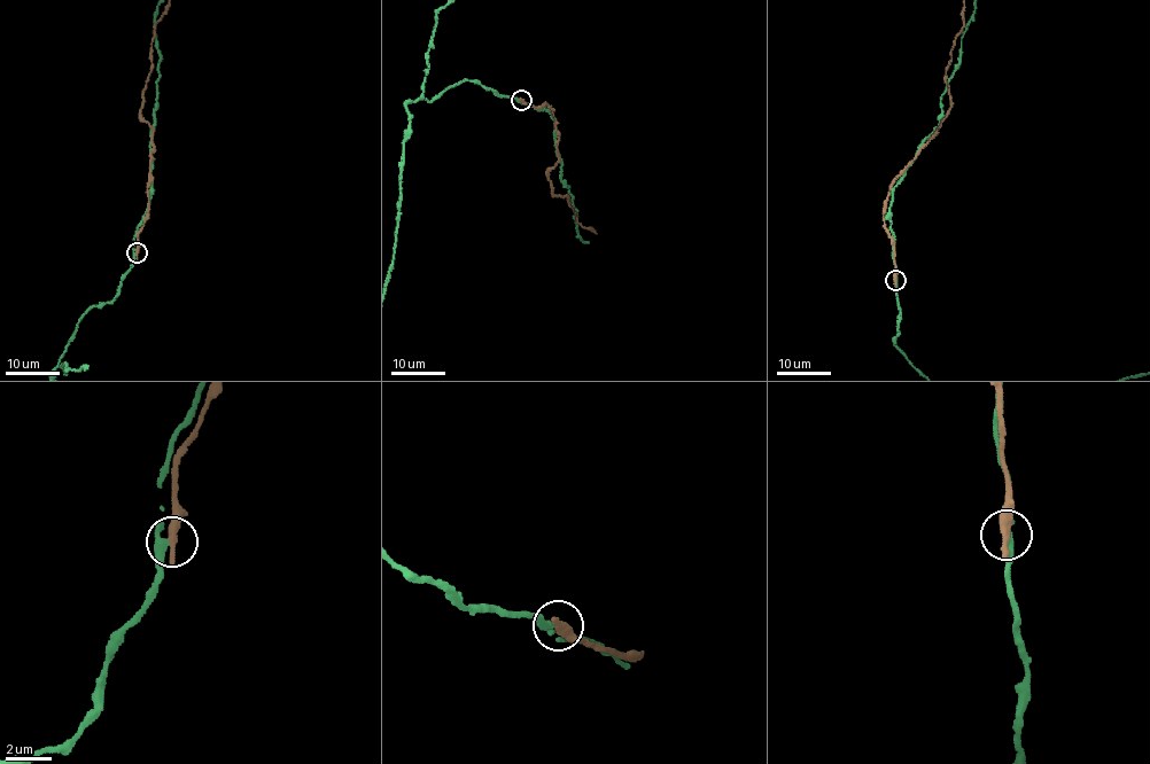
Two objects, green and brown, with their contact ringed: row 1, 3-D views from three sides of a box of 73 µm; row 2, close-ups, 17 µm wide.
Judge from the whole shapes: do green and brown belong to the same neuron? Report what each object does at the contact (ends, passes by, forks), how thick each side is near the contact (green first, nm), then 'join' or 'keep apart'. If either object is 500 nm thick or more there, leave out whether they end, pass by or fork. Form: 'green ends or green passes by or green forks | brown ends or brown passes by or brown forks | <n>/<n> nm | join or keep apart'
green ends | brown ends | 420/460 nm | keep apart

